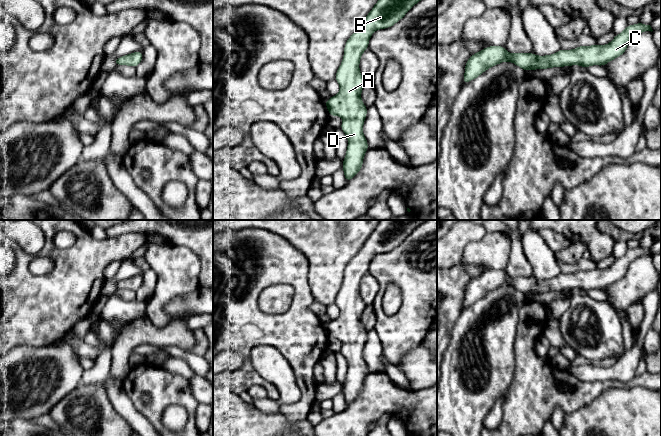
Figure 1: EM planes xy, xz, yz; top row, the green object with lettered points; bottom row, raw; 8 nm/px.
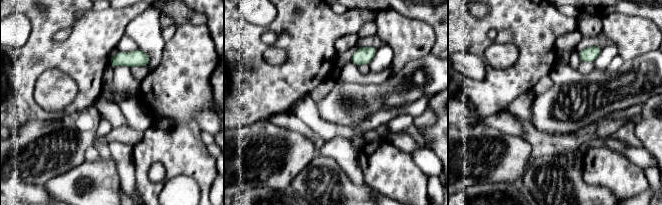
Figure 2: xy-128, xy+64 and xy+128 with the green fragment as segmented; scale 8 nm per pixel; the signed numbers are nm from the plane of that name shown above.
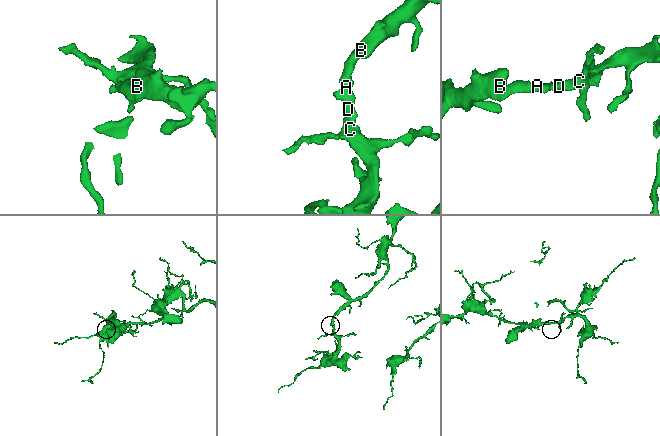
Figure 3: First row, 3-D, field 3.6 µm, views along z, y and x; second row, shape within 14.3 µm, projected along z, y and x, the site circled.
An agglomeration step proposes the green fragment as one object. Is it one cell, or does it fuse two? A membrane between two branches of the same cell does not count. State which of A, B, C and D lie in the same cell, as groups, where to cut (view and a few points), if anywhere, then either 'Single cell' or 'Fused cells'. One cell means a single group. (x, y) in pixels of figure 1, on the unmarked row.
Groups: A B C D. No split. Single cell

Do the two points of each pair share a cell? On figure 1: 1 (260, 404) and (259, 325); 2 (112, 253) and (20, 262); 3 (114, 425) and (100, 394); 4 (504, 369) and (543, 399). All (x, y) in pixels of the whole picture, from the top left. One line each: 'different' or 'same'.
1: different
2: same
3: same
4: different

